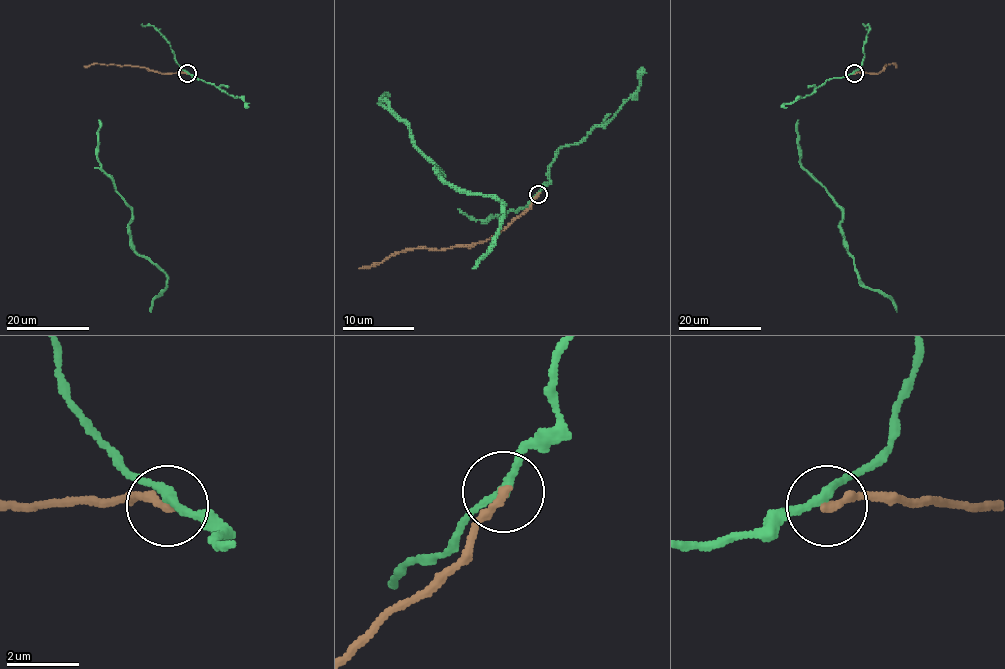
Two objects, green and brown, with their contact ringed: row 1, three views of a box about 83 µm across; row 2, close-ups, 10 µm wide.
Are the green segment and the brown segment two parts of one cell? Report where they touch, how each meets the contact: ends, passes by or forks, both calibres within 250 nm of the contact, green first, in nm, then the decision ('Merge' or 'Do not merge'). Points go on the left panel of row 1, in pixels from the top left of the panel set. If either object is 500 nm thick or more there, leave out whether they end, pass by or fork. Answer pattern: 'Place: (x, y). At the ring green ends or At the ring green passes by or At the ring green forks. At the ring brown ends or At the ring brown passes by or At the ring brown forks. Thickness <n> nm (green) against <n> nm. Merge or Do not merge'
Place: (187, 73). At the ring green passes by. At the ring brown ends. Thickness 240 nm (green) against 260 nm. Do not merge

